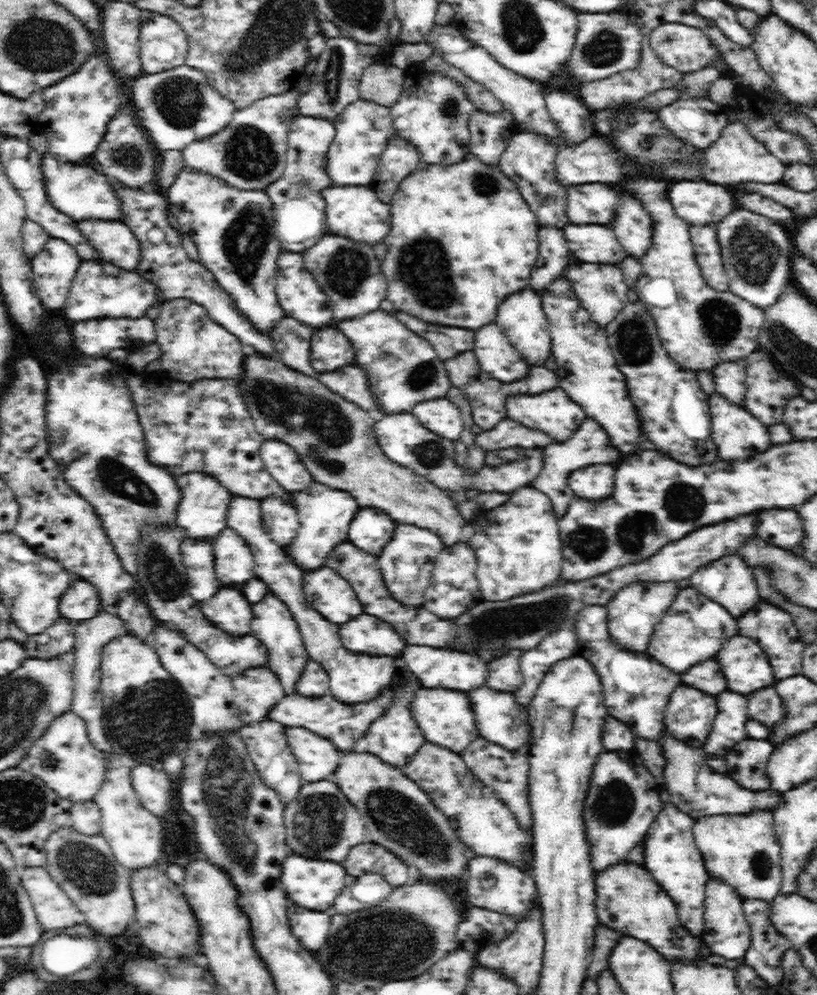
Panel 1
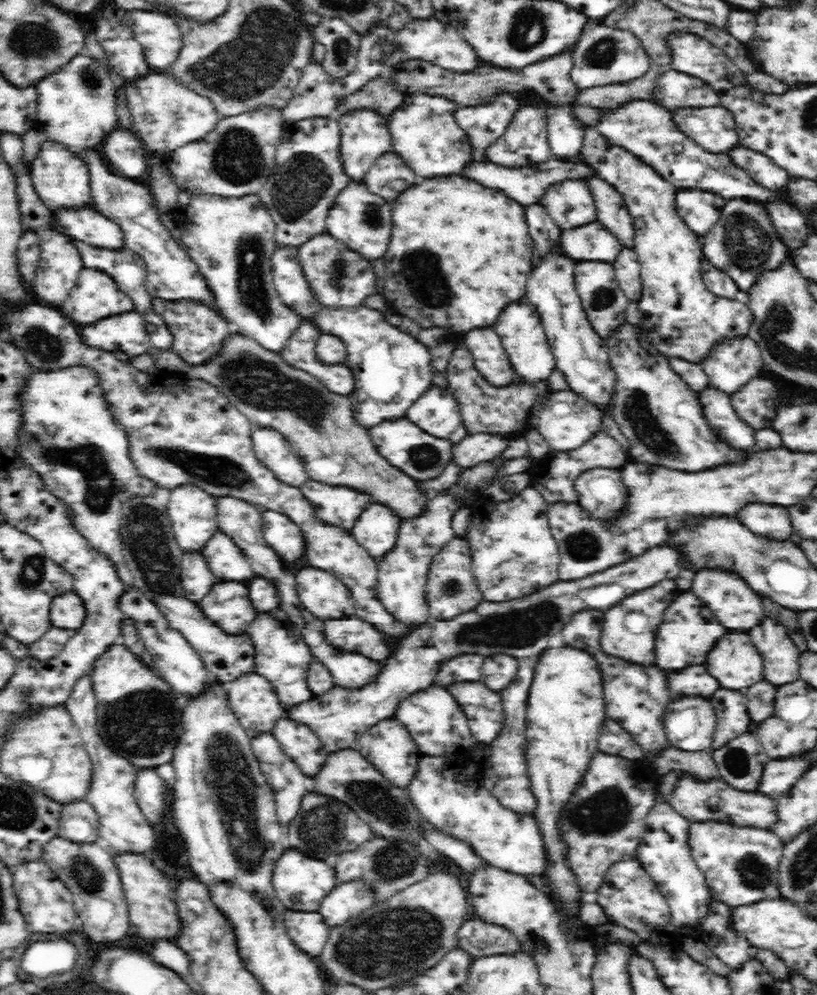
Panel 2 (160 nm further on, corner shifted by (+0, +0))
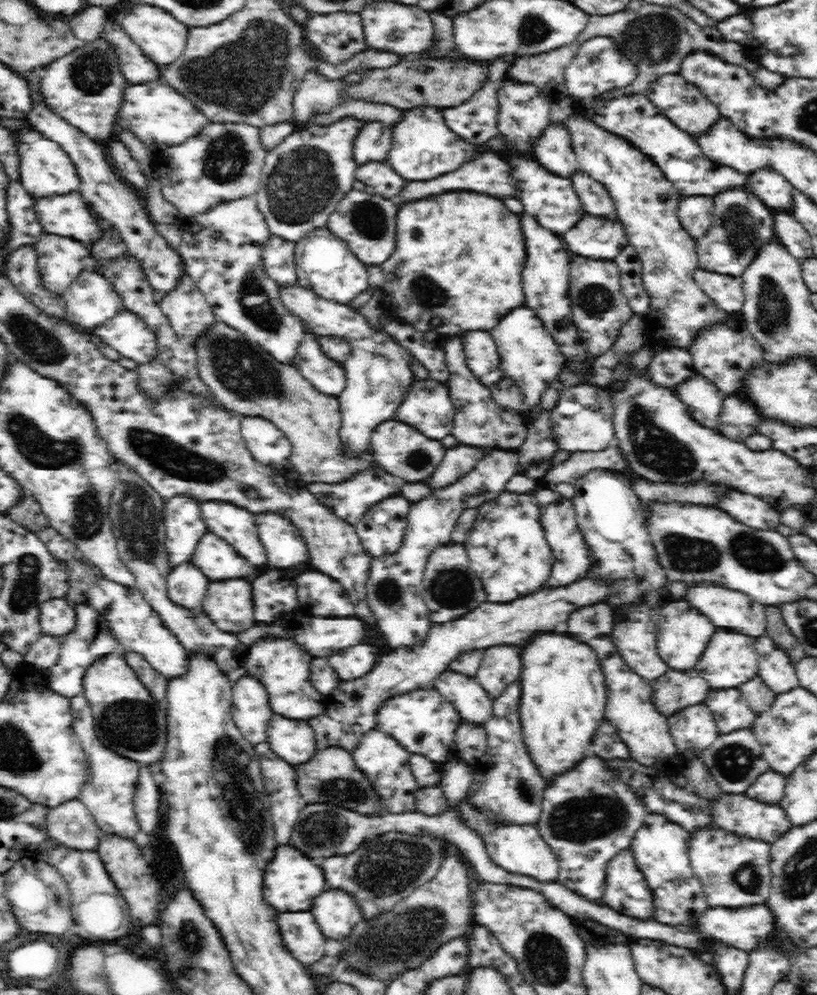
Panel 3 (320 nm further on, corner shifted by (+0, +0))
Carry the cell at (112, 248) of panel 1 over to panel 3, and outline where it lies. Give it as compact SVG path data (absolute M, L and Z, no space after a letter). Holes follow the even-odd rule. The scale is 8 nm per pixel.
M79 191L41 199L34 197L34 215L45 233L67 236L87 246L108 234Z

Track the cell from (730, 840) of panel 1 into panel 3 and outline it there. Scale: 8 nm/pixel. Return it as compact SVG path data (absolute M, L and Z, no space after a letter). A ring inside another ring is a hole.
M698 828L691 833L689 859L712 908L744 908L762 905L770 896L770 842L754 840L727 830Z

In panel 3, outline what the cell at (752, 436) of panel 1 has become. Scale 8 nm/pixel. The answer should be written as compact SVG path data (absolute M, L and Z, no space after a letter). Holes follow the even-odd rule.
M697 371L692 372L686 382L676 385L675 392L684 404L688 404L690 416L694 416L698 424L708 428L716 428L720 424L718 418L726 393L722 393L710 379Z

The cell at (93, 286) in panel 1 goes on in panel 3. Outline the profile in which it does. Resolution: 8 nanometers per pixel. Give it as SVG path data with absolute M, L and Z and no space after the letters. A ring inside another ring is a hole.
M90 269L82 272L62 297L68 322L82 330L100 328L124 310L122 297L116 293L112 284L103 275Z

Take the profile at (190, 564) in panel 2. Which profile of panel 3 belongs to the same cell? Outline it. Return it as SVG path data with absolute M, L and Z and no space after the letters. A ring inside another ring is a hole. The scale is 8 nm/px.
M190 562L176 566L174 572L170 572L166 578L169 599L174 604L182 605L182 608L196 608L202 604L206 590L208 590L208 578L201 570L190 566Z

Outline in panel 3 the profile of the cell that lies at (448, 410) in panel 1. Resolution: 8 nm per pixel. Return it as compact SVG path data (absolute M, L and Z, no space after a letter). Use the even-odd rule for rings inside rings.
M427 378L414 380L393 419L440 441L451 434L455 415L446 384Z

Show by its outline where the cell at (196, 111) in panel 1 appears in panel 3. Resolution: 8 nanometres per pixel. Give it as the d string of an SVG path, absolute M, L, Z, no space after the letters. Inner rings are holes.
M163 80L129 86L130 88L126 88L124 102L118 108L114 125L136 134L136 138L140 138L146 146L156 144L156 148L165 149L182 144L185 140L200 134L202 128L209 123L201 109L198 109L188 98L184 98L182 93L164 84Z

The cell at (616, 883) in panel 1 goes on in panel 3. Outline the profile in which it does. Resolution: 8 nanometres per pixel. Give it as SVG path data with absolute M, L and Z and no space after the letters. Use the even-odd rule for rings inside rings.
M626 848L618 852L606 865L603 904L635 919L652 919L653 892L638 869L632 851Z

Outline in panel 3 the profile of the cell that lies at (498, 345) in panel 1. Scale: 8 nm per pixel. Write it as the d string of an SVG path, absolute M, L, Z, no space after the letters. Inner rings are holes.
M466 332L462 336L462 344L466 348L466 362L473 375L482 384L491 388L498 380L502 380L500 356L496 350L492 336L488 332Z

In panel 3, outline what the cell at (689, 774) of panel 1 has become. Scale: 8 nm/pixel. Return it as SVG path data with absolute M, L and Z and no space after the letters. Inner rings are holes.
M724 794L718 802L708 802L711 808L711 820L716 827L733 832L734 834L750 837L754 840L769 841L772 844L778 837L788 832L793 824L787 818L786 811L779 804L766 805L761 801L753 800L745 794Z

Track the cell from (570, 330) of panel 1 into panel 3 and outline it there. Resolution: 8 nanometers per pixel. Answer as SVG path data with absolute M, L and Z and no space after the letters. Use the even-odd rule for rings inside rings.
M522 214L522 232L526 232L526 268L522 272L524 282L524 294L526 294L526 306L531 308L538 319L544 324L546 331L559 346L559 351L568 360L578 358L586 360L582 344L578 343L581 335L577 332L577 326L573 324L572 304L570 304L570 256L566 252L561 236L552 234L547 228L542 228L535 218Z

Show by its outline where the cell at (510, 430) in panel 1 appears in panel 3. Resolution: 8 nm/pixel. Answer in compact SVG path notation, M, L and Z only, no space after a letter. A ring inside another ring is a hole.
M457 444L455 447L450 447L445 452L440 466L434 470L428 479L424 480L424 483L432 489L432 492L453 485L467 472L470 472L477 462L484 458L486 452L485 449L467 447L466 445Z

